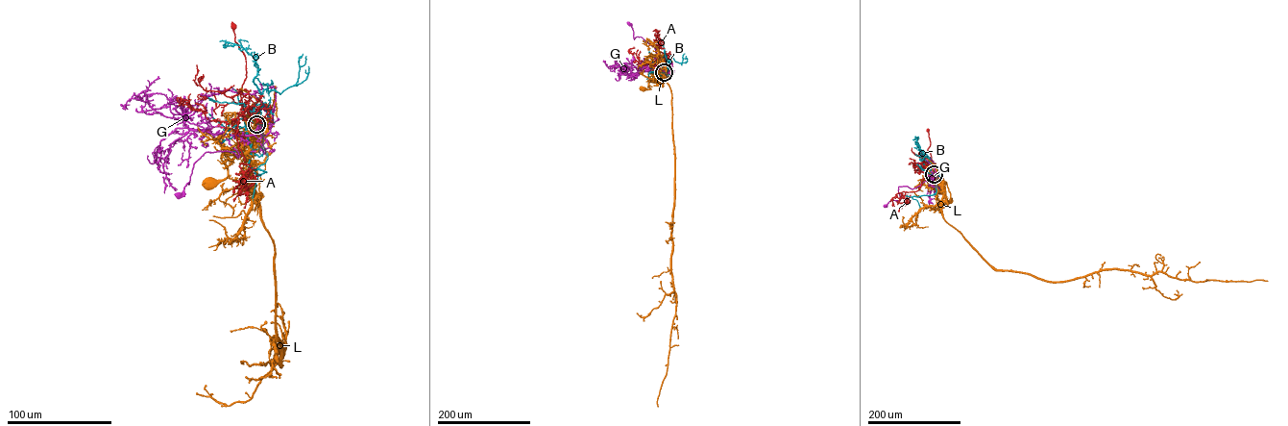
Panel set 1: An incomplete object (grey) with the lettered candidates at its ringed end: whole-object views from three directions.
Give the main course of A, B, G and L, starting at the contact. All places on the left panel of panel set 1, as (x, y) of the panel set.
A: (256, 124), (250, 122), (243, 114), (240, 90), (246, 77), (246, 62), (234, 41), (234, 26)
B: (256, 124), (245, 117), (251, 152), (249, 166), (266, 172), (257, 176), (253, 202)
G: (256, 124), (261, 125), (253, 135), (226, 137), (238, 158), (226, 151), (201, 157), (178, 194)
L: (256, 124), (255, 143), (247, 153), (230, 150), (222, 141), (221, 161), (228, 175), (210, 183)

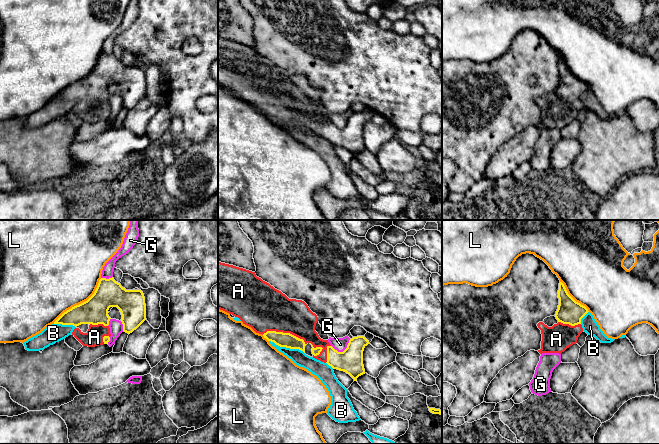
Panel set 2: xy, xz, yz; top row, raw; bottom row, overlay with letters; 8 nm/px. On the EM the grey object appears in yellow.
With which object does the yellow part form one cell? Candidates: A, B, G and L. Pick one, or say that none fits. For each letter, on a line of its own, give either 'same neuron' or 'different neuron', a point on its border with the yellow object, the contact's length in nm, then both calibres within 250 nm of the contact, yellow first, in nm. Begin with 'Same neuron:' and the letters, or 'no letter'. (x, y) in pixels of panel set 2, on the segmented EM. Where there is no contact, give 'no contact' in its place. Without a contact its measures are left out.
Same neuron: A
A: same neuron; meets yellow in xz at (279, 332); contact 280 nm long; 120 nm thick on the yellow side, 360 nm on the other
B: different neuron; meets yellow in xz at (287, 347); contact 300 nm long; 120 nm thick on the yellow side, 110 nm on the other
G: different neuron; meets yellow in xz at (343, 351); contact 170 nm long; 190 nm thick on the yellow side, 110 nm on the other
L: different neuron; meets yellow in xy at (81, 303); contact 550 nm long; 220 nm thick on the yellow side, 500 nm on the other

